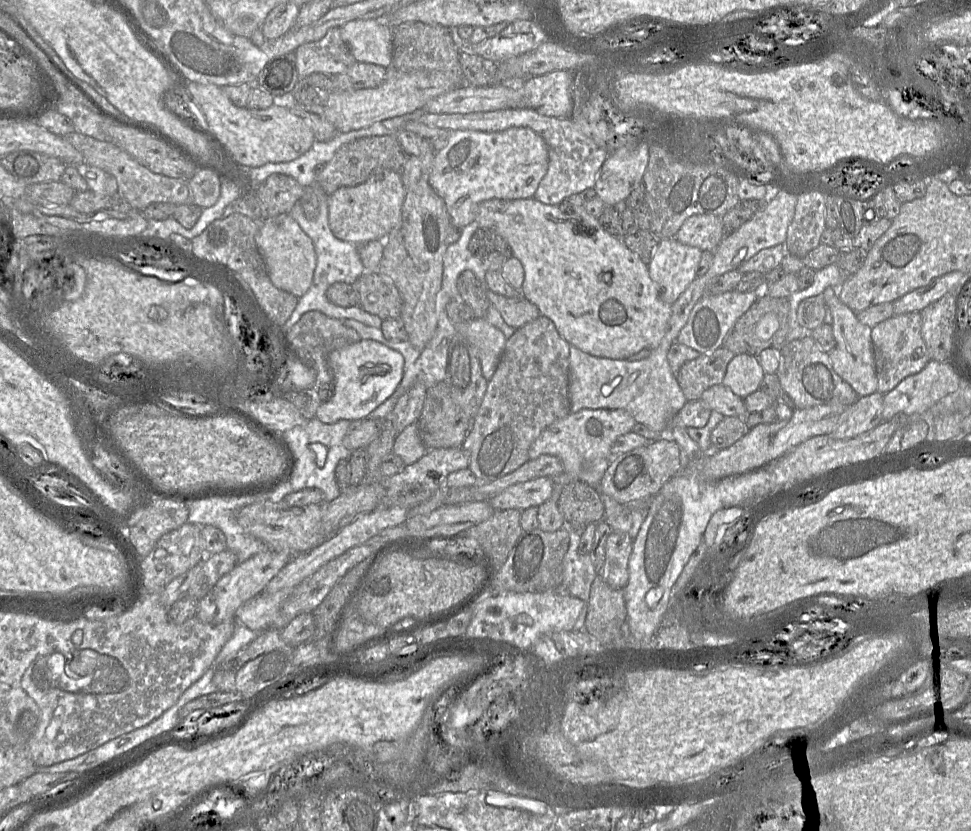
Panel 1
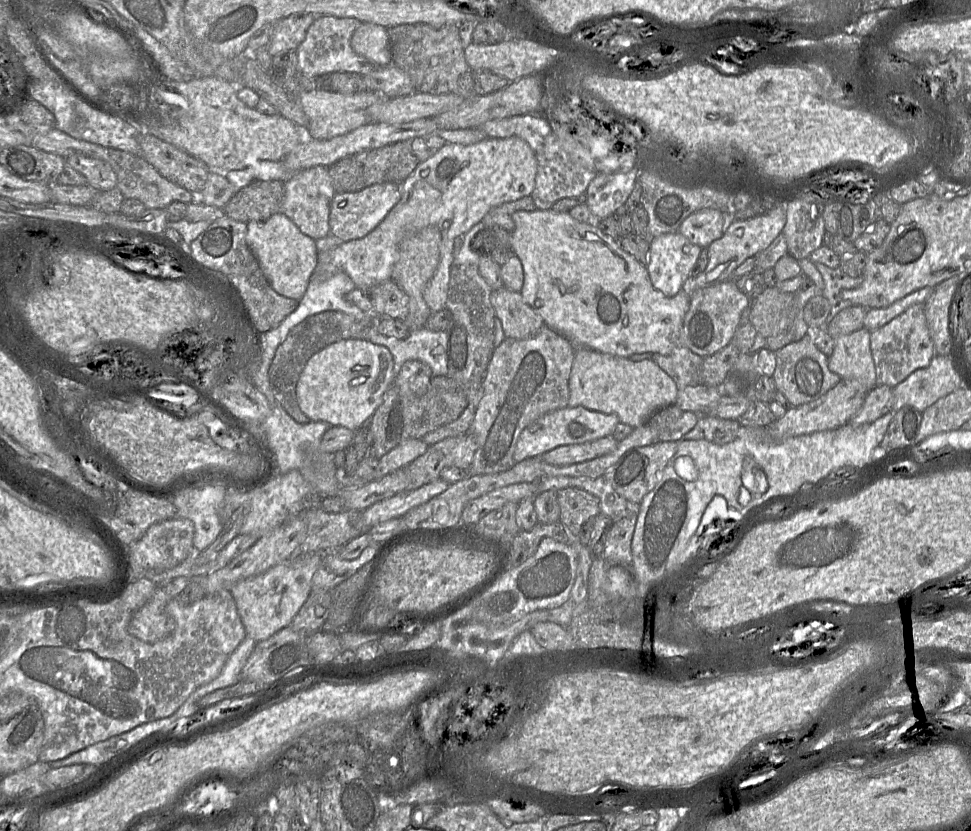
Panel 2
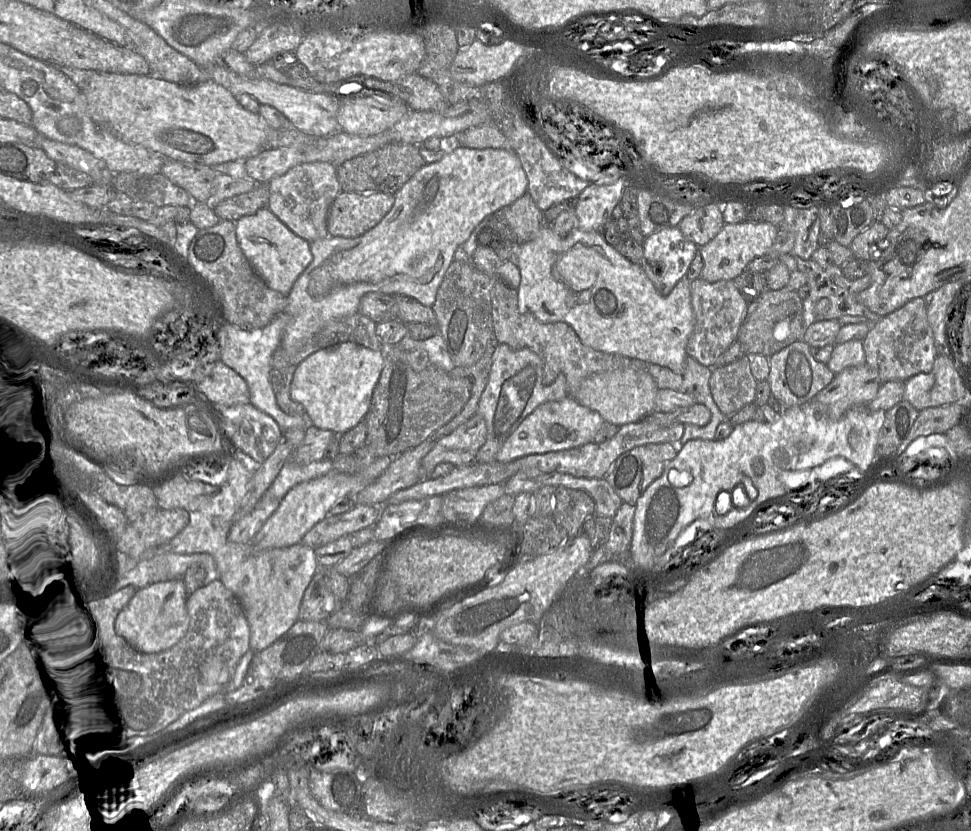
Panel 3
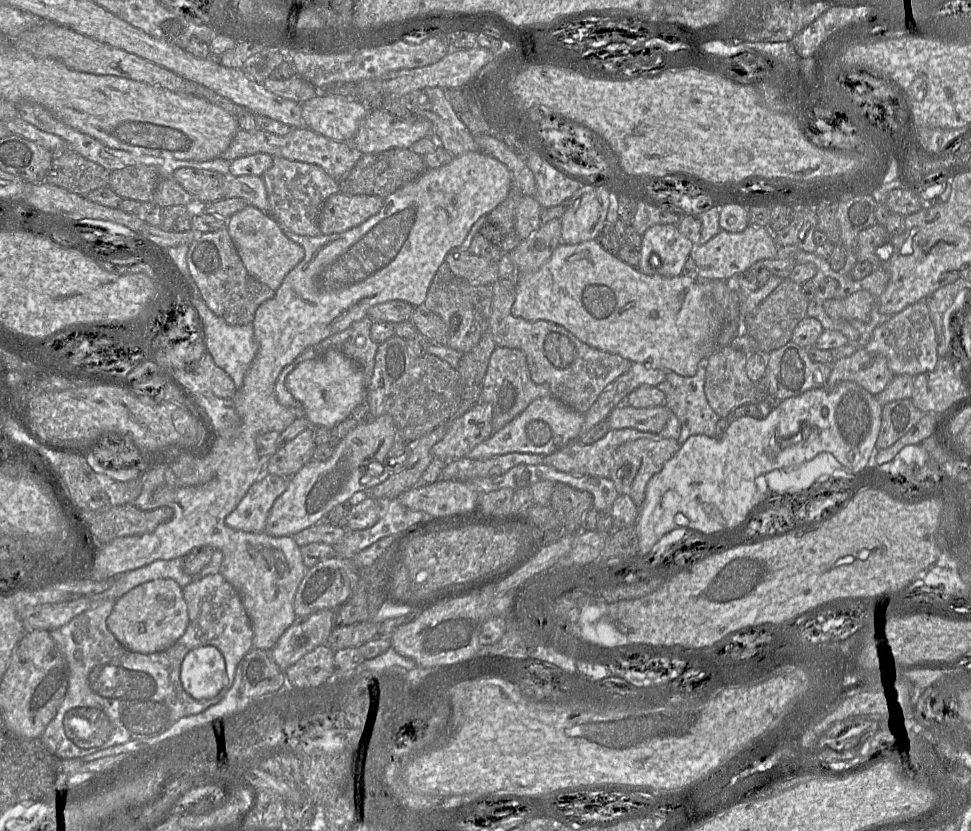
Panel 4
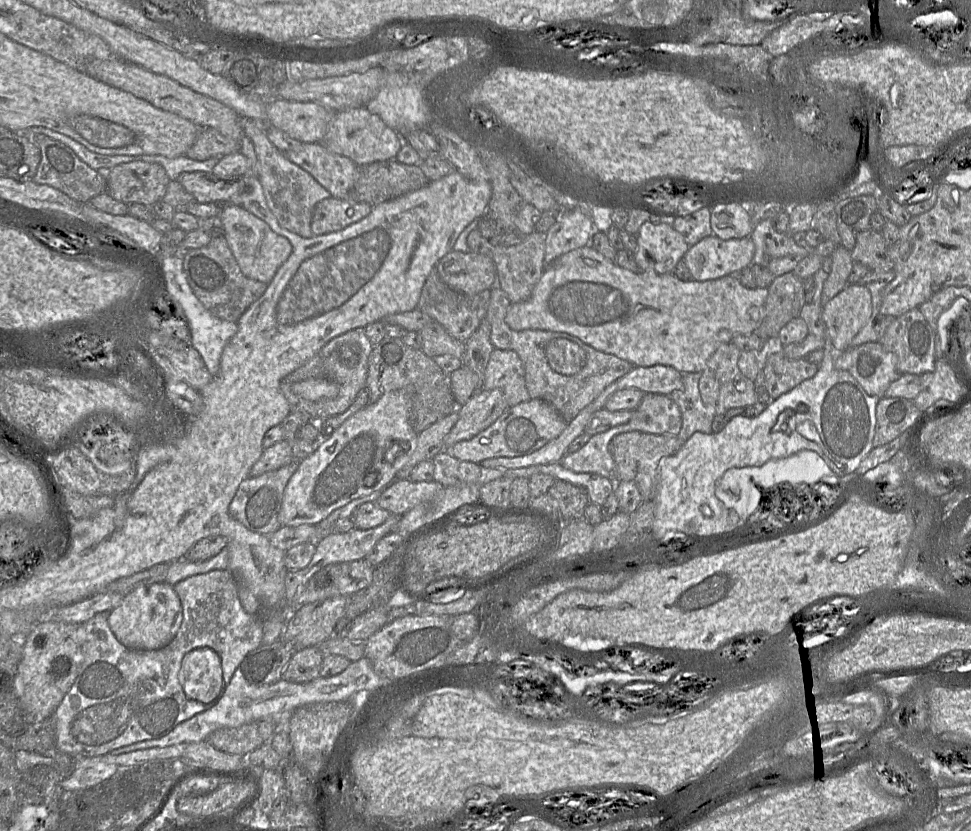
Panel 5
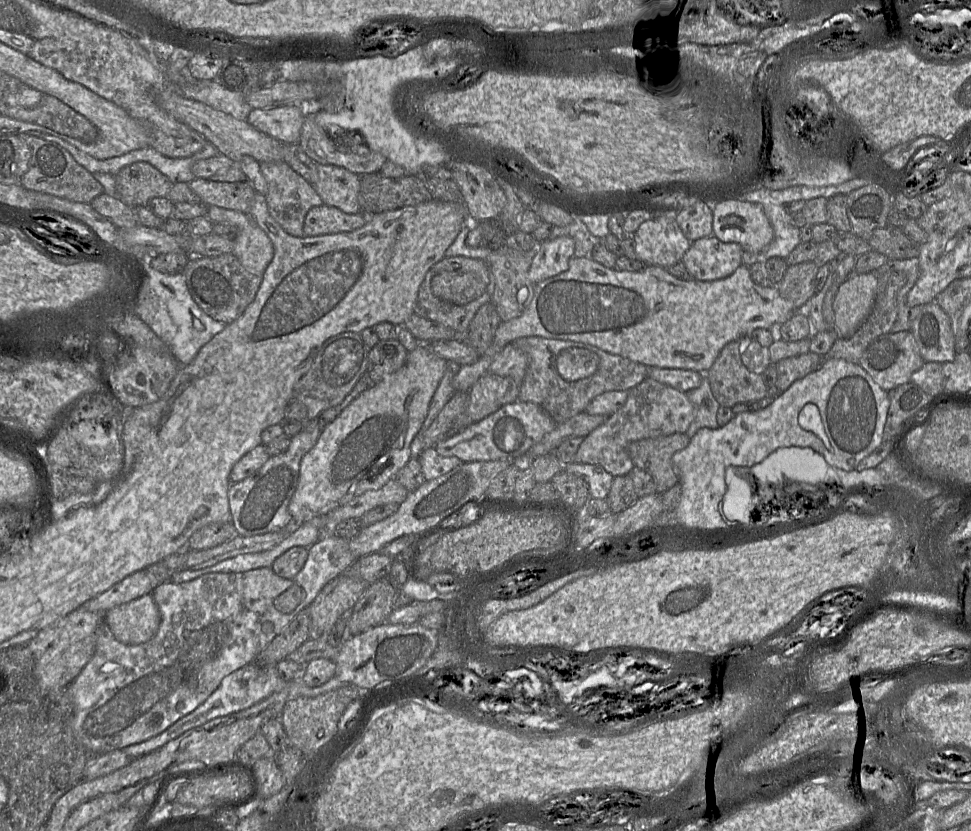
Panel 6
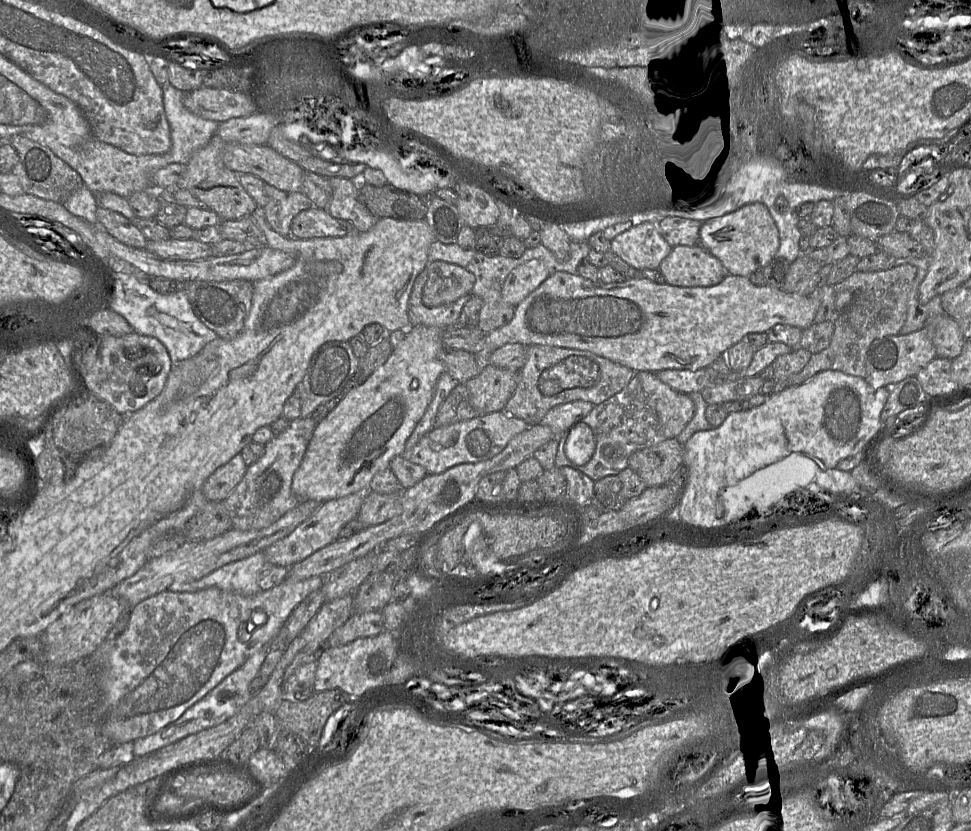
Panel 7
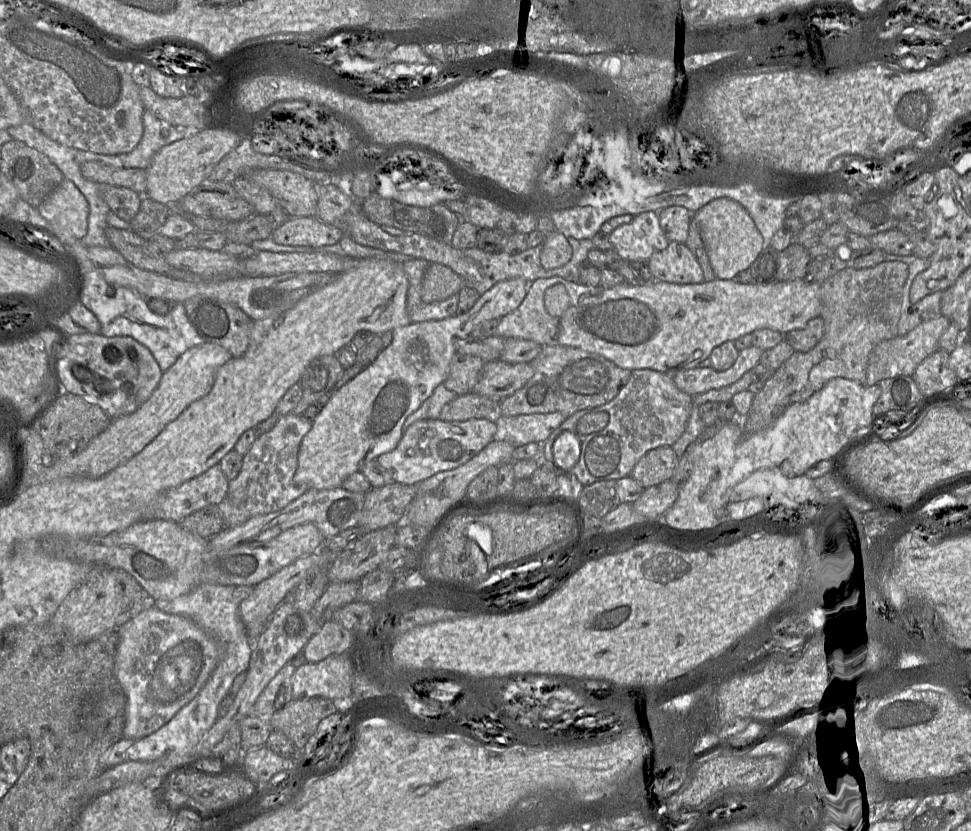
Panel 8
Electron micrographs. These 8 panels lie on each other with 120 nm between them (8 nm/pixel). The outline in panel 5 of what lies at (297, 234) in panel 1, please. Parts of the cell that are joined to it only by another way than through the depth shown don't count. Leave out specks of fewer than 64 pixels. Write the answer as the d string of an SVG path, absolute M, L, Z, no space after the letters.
M223 205L218 217L224 227L224 237L242 273L250 279L269 284L292 253L290 241L276 234L267 223L241 205Z

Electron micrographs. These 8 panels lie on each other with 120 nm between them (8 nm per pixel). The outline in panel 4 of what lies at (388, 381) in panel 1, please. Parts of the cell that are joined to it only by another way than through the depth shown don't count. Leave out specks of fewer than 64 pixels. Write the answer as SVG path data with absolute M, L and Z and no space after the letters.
M329 350L319 358L303 361L287 377L286 388L300 401L305 409L305 418L311 427L325 427L329 430L346 419L366 399L367 383L363 371L350 358L338 350Z

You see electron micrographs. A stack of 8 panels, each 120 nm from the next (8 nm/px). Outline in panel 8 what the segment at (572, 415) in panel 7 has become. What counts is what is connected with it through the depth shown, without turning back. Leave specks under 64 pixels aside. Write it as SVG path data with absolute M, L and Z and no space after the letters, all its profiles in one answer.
M561 412L534 413L516 416L496 415L496 440L503 440L516 447L530 443L543 443L567 417Z

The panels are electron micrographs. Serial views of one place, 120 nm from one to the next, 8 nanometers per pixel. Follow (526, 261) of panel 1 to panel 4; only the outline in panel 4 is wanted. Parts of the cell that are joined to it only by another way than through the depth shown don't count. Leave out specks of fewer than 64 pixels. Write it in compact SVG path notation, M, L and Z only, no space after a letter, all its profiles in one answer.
M596 240L560 244L536 271L521 273L511 314L527 321L544 320L563 326L580 341L599 350L620 355L648 368L673 371L685 377L696 374L700 365L717 351L721 308L705 293L703 280L681 275L646 275L607 252Z

